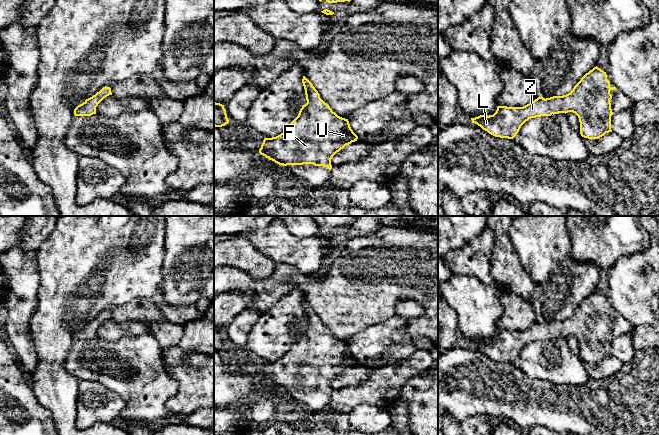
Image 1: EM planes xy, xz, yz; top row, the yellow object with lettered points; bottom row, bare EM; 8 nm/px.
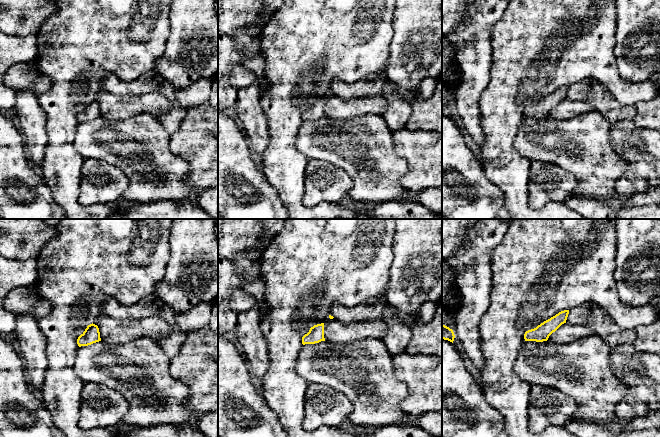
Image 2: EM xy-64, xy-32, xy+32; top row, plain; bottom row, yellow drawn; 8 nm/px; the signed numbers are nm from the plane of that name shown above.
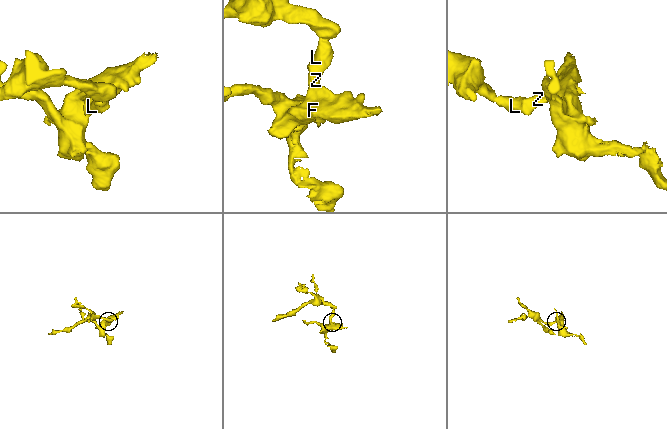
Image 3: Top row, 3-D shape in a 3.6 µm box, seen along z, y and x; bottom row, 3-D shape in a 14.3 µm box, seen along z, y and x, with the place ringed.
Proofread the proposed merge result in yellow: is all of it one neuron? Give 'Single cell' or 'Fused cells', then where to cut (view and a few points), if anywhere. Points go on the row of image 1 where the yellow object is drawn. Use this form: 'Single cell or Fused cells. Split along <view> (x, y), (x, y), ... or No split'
Single cell. No split

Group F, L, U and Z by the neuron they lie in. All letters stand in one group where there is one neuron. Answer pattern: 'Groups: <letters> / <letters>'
Groups: F L U Z

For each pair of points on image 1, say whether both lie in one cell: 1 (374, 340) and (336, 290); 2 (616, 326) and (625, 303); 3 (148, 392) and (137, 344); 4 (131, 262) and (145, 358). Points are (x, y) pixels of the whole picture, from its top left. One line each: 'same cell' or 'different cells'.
1: different cells
2: different cells
3: same cell
4: different cells

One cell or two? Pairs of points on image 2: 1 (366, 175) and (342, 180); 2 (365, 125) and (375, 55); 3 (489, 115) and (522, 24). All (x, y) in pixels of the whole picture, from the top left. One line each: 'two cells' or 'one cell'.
1: two cells
2: two cells
3: one cell

